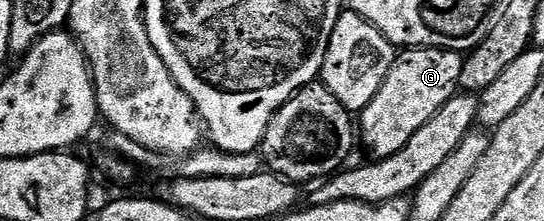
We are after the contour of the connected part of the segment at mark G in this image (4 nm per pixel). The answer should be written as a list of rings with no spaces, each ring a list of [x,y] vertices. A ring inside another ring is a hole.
[[[414,47],[402,50],[396,56],[379,93],[375,93],[375,97],[371,97],[371,105],[359,113],[359,139],[365,142],[373,159],[386,159],[403,149],[407,141],[411,141],[411,137],[415,137],[415,133],[419,133],[419,129],[423,129],[423,125],[427,125],[427,121],[431,121],[431,117],[435,117],[435,113],[439,113],[439,109],[458,94],[464,64],[462,52],[447,51],[443,47]]]

